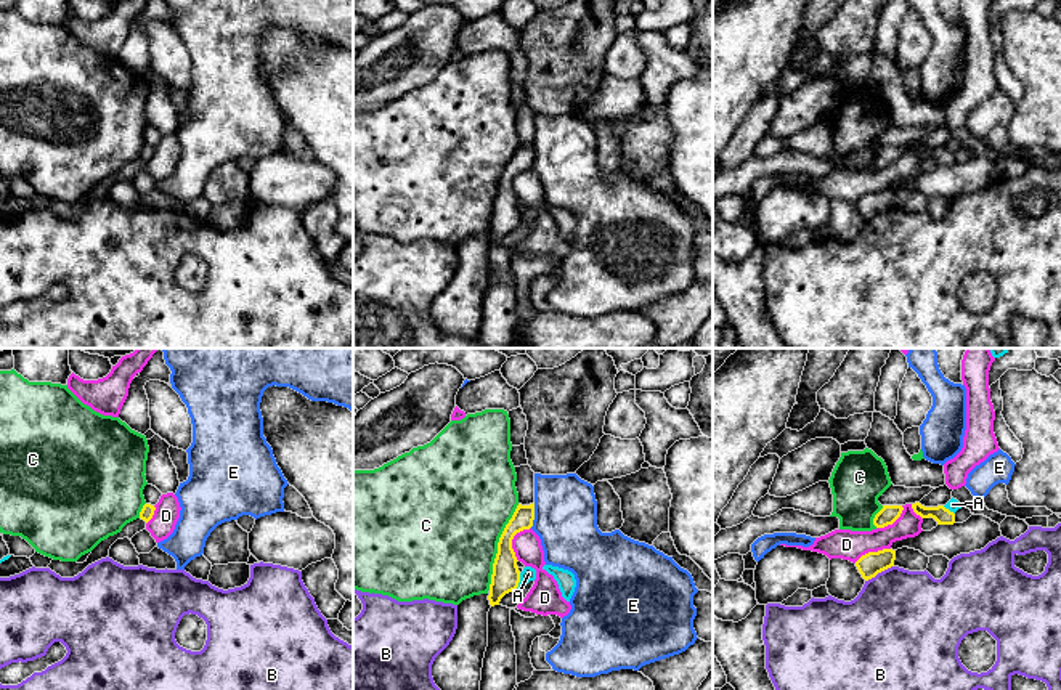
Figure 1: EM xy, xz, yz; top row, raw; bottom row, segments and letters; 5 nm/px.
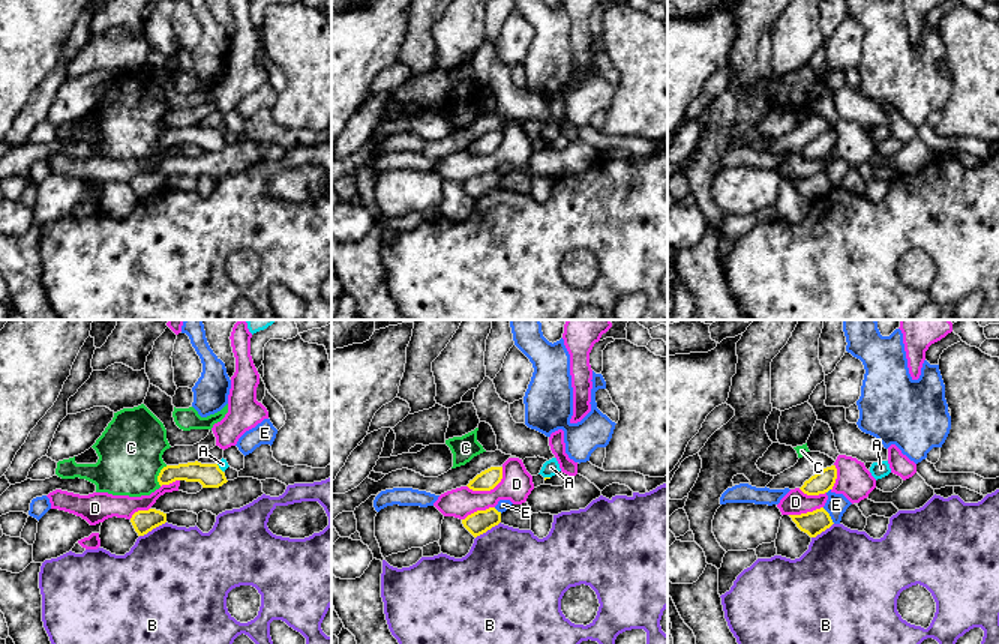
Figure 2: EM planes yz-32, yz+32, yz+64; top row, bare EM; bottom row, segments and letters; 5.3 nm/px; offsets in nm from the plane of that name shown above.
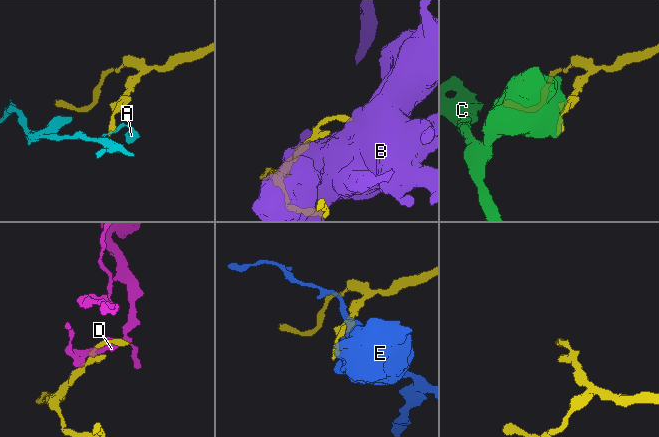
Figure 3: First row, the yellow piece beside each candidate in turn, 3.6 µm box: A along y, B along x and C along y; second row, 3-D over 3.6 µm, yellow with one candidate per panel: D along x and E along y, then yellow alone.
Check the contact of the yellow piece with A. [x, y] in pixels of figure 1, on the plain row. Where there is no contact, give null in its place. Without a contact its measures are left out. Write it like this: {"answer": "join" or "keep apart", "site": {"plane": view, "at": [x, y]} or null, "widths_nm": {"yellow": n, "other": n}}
{"answer": "keep apart", "site": {"plane": "xz", "at": [519, 222]}, "widths_nm": {"yellow": 140, "other": 70}}

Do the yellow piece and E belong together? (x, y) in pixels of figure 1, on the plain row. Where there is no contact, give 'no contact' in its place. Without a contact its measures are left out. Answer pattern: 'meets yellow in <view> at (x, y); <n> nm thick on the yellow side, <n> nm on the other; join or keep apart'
meets yellow in xz at (533, 156); 110 nm thick on the yellow side, 320 nm on the other; keep apart

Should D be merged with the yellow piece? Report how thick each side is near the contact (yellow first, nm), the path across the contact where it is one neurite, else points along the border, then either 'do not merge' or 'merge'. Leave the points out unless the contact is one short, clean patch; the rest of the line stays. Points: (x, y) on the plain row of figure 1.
140 nm thick on the yellow side, 140 nm on the other; border along xz (530, 167), (519, 172), (512, 180), (512, 191), (517, 201); do not merge

